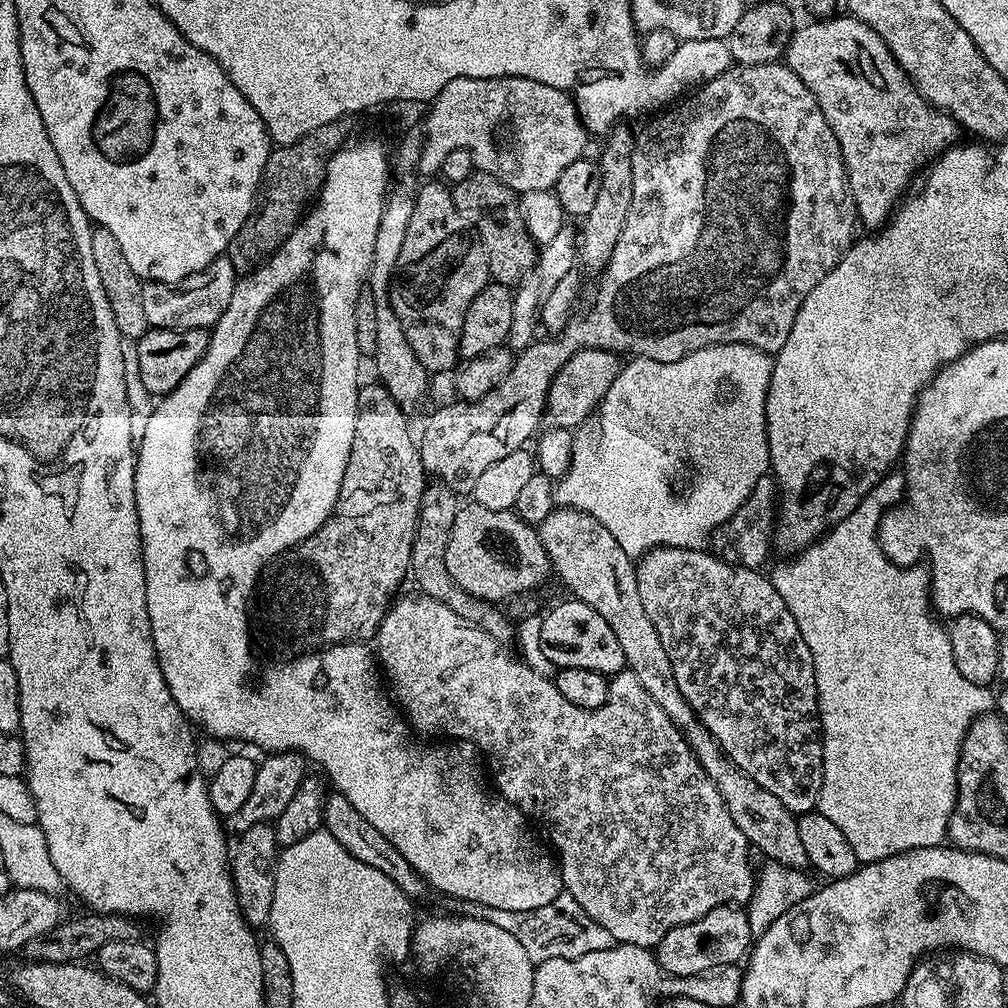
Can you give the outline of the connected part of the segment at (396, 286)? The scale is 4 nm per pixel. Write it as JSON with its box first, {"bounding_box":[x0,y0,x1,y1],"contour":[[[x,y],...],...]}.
{"bounding_box":[388,183,490,374],"contour":[[[439,183],[419,185],[416,205],[406,227],[406,238],[403,239],[402,250],[398,253],[396,268],[392,272],[392,283],[388,285],[388,303],[402,322],[406,342],[410,342],[410,350],[414,350],[418,362],[422,362],[422,366],[432,374],[451,373],[457,367],[456,360],[461,359],[460,335],[466,310],[490,283],[484,253],[478,250],[478,241],[469,221],[454,206],[453,189],[447,183]]]}

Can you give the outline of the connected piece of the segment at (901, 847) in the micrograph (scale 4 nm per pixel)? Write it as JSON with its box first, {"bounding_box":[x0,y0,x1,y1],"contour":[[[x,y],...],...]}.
{"bounding_box":[770,474,996,864],"contour":[[[888,474],[881,478],[860,499],[860,504],[849,514],[847,520],[843,520],[827,534],[821,536],[816,543],[808,545],[803,552],[797,552],[791,558],[785,559],[788,560],[785,564],[778,565],[773,572],[770,572],[774,590],[778,590],[786,606],[790,606],[790,614],[794,614],[794,622],[798,622],[798,630],[802,630],[802,638],[806,638],[806,646],[810,646],[810,654],[816,657],[820,735],[824,738],[824,773],[818,810],[823,816],[830,818],[830,822],[834,822],[834,826],[838,826],[842,834],[846,834],[846,842],[850,842],[860,864],[873,864],[899,852],[909,852],[915,848],[934,848],[945,843],[950,814],[954,810],[956,801],[956,771],[964,735],[978,717],[989,715],[996,704],[995,698],[992,697],[991,687],[981,686],[962,678],[958,666],[954,666],[954,650],[950,646],[948,628],[940,625],[941,621],[932,613],[929,569],[924,566],[896,564],[890,558],[886,558],[882,550],[878,535],[880,519],[889,508],[899,505],[906,496],[905,477],[892,475],[896,474]]]}

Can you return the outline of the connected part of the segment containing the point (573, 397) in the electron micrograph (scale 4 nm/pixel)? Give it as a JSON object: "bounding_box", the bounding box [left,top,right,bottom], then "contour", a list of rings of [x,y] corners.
{"bounding_box":[546,348,622,430],"contour":[[[583,348],[580,352],[574,353],[572,357],[569,358],[568,361],[562,366],[562,370],[558,370],[558,374],[555,378],[552,379],[552,385],[550,386],[550,390],[548,391],[548,399],[546,401],[546,416],[547,419],[552,419],[551,423],[555,425],[557,428],[570,428],[573,430],[579,429],[578,426],[583,422],[584,419],[587,418],[588,415],[595,413],[597,409],[600,407],[600,403],[604,400],[604,395],[610,390],[610,386],[614,386],[614,378],[618,378],[618,374],[620,373],[622,367],[622,360],[617,353],[607,352],[605,348]]]}

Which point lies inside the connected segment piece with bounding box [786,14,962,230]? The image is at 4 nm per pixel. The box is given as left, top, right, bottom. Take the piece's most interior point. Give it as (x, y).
(886, 131)

